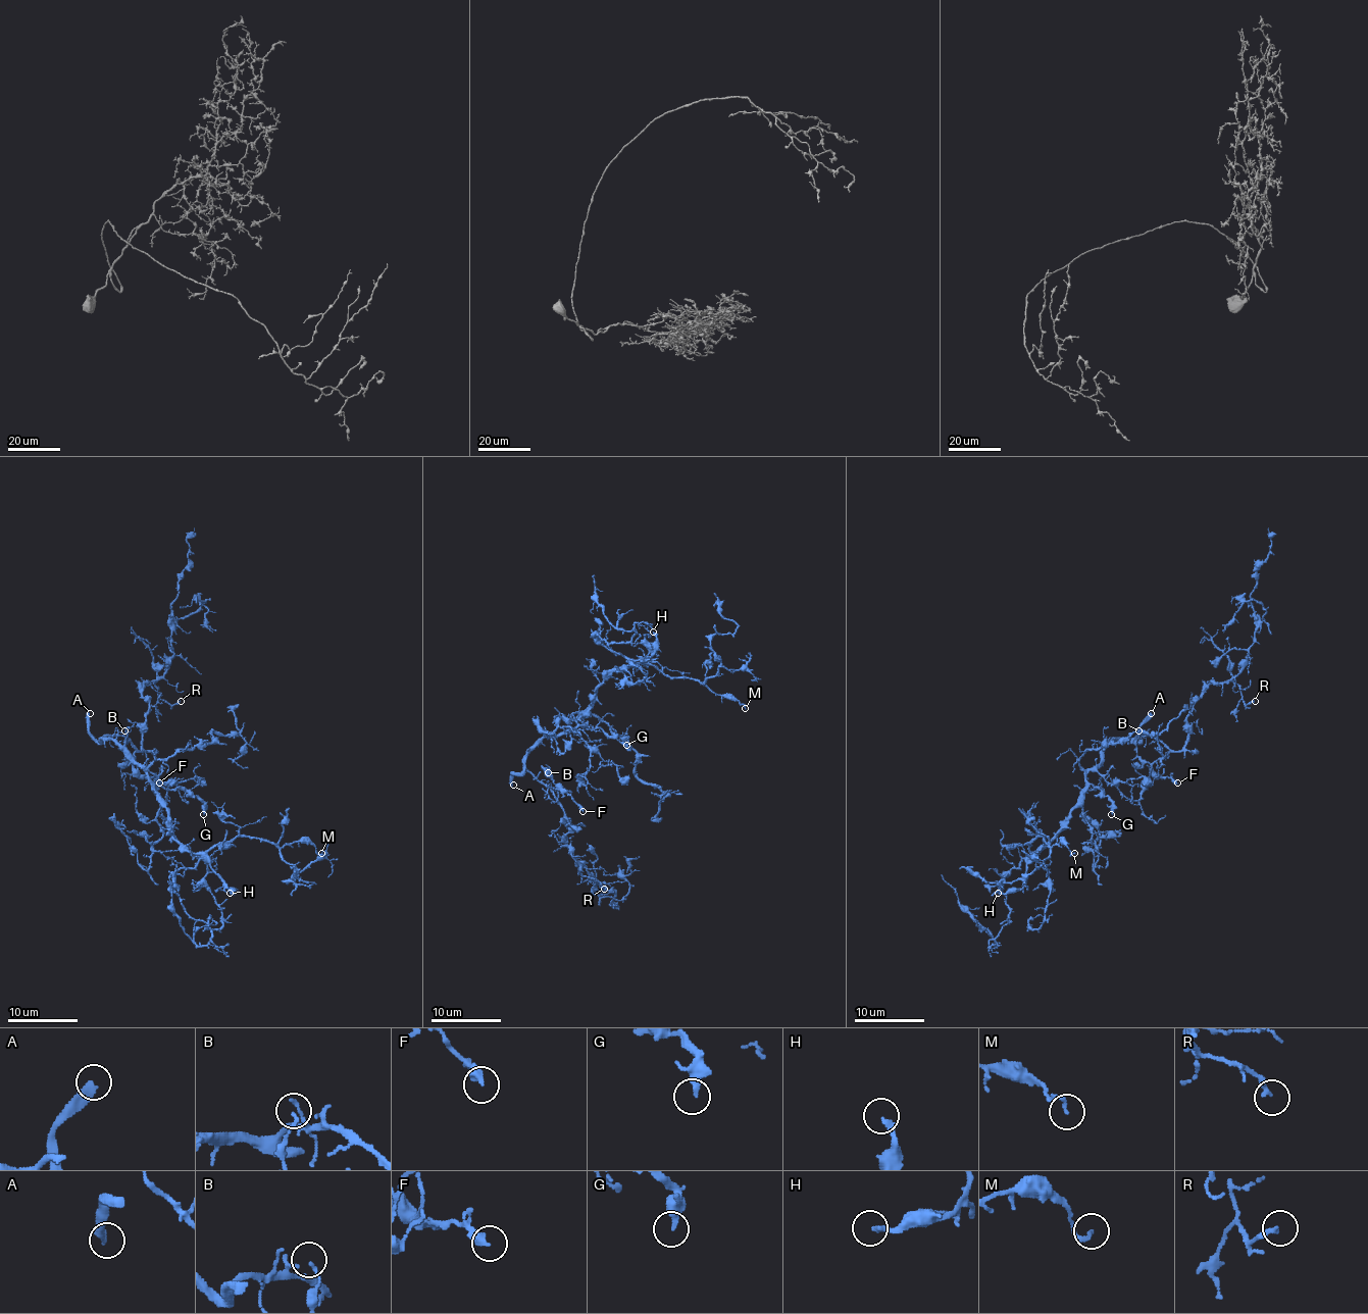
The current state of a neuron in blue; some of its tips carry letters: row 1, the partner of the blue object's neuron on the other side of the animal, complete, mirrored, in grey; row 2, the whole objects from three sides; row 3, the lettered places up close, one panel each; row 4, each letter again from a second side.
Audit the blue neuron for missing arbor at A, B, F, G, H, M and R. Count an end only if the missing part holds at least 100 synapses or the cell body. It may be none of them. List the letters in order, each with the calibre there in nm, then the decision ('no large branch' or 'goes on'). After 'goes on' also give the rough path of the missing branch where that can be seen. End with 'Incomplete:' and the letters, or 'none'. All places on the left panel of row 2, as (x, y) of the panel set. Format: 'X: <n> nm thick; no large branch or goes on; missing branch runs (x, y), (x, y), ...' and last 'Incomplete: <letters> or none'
A: 400 nm thick; goes on; missing branch runs (90, 713), (91, 652), (96, 633), (119, 654), (113, 662), (100, 657), (70, 672), (68, 678)
B: 90 nm thick; no large branch
F: 360 nm thick; no large branch
G: 240 nm thick; no large branch
H: 220 nm thick; goes on; missing branch runs (230, 893), (222, 922), (235, 944), (257, 942), (284, 959), (299, 937), (299, 928), (291, 919), (284, 919)
M: 120 nm thick; no large branch
R: 180 nm thick; no large branch
Incomplete: A, H

